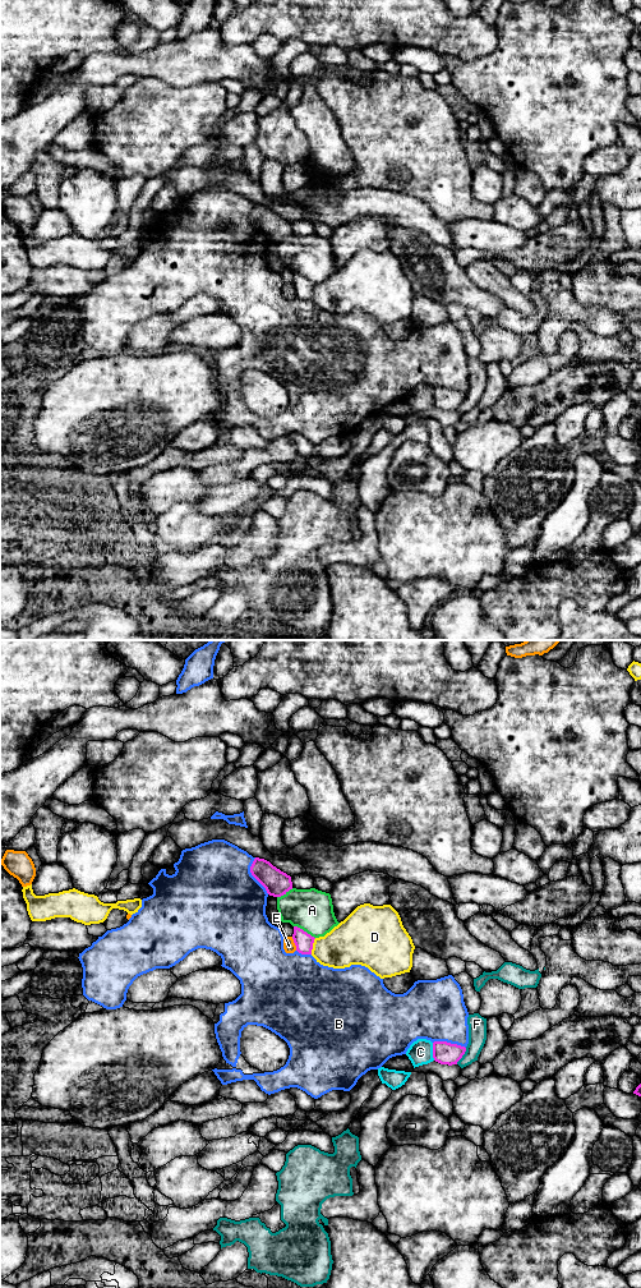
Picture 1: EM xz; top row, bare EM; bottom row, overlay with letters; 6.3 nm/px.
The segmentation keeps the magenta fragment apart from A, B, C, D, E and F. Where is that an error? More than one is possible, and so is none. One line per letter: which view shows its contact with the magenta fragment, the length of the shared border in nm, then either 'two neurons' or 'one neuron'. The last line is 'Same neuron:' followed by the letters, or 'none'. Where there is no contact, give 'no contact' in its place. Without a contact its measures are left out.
A: xz | 160 nm | two neurons
B: xz | 240 nm | two neurons
C: xz | 110 nm | two neurons
D: xz | 110 nm | two neurons
E: xz | 90 nm | two neurons
F: xz | 120 nm | two neurons
Same neuron: none

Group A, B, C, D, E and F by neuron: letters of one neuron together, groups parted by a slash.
A / B / C / D / E / F

